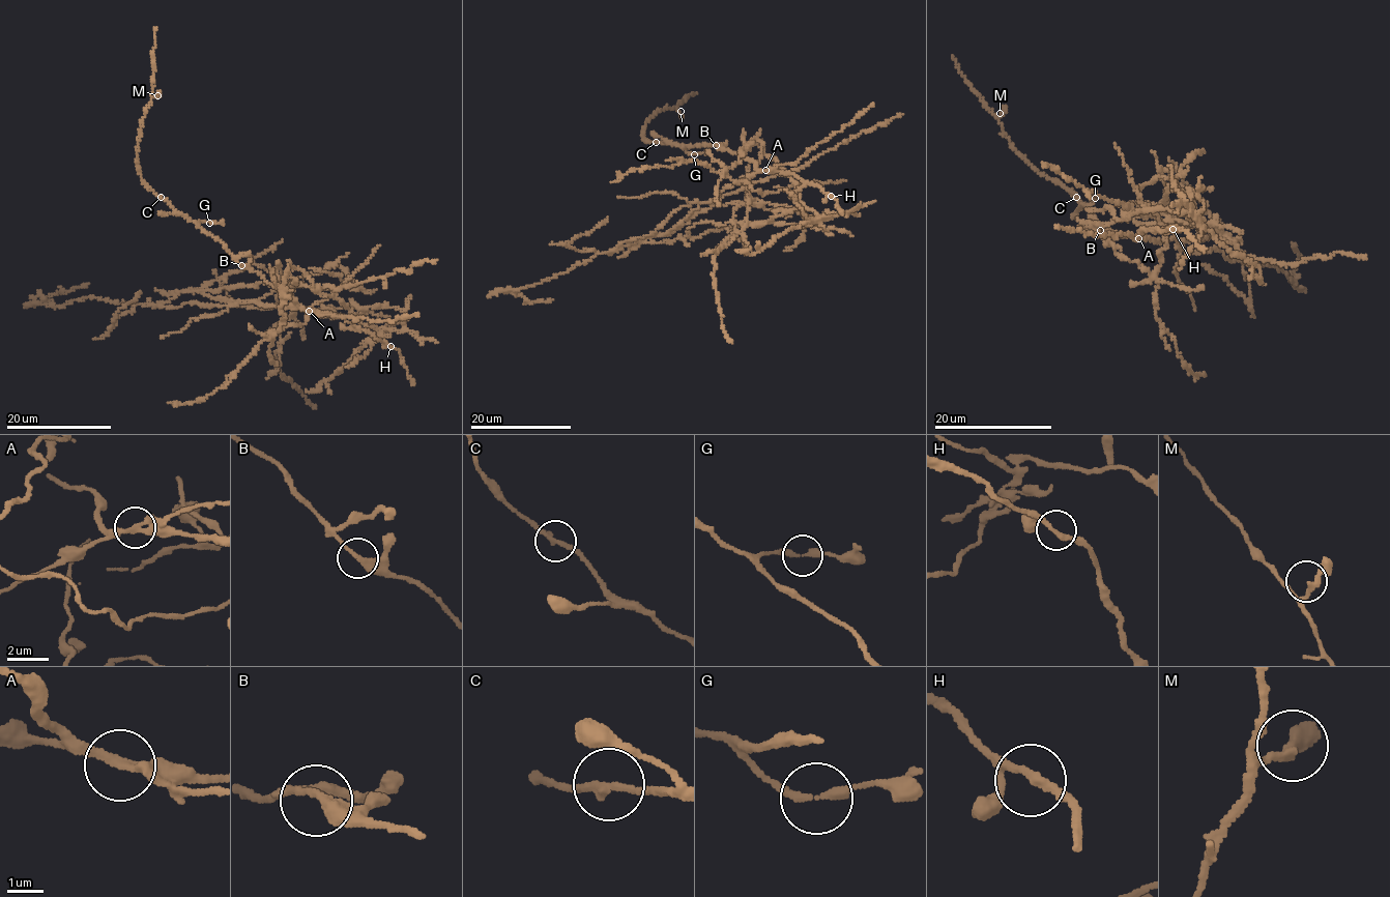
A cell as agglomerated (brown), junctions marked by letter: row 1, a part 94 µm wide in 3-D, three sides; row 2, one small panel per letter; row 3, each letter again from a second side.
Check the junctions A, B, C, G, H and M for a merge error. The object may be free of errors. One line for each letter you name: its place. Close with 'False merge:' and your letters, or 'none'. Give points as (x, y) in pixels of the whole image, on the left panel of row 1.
A: place (309, 311)
False merge: A

